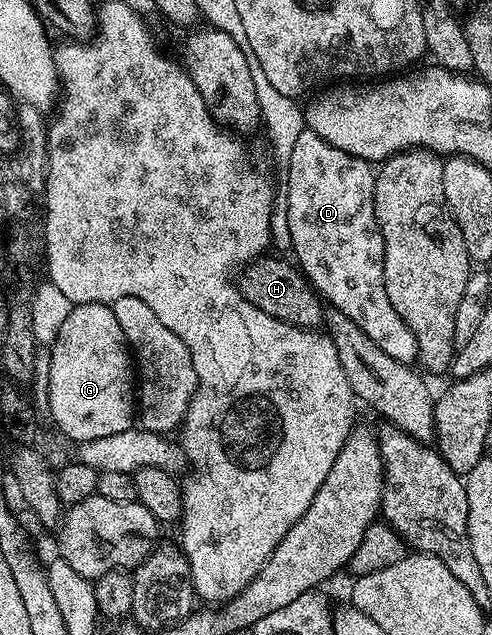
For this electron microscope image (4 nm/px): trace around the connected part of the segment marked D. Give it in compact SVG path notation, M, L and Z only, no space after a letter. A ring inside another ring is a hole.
M304 129L294 143L288 168L288 188L285 191L287 234L291 237L294 261L320 299L330 309L340 310L349 316L349 320L353 320L353 324L357 324L357 328L361 328L361 332L365 332L365 336L369 336L369 340L373 340L385 356L411 364L419 356L417 340L409 324L397 316L397 308L389 304L389 296L385 292L385 244L375 215L375 176L372 163L349 152L341 152L341 148L333 148L333 144L321 140L317 132Z

